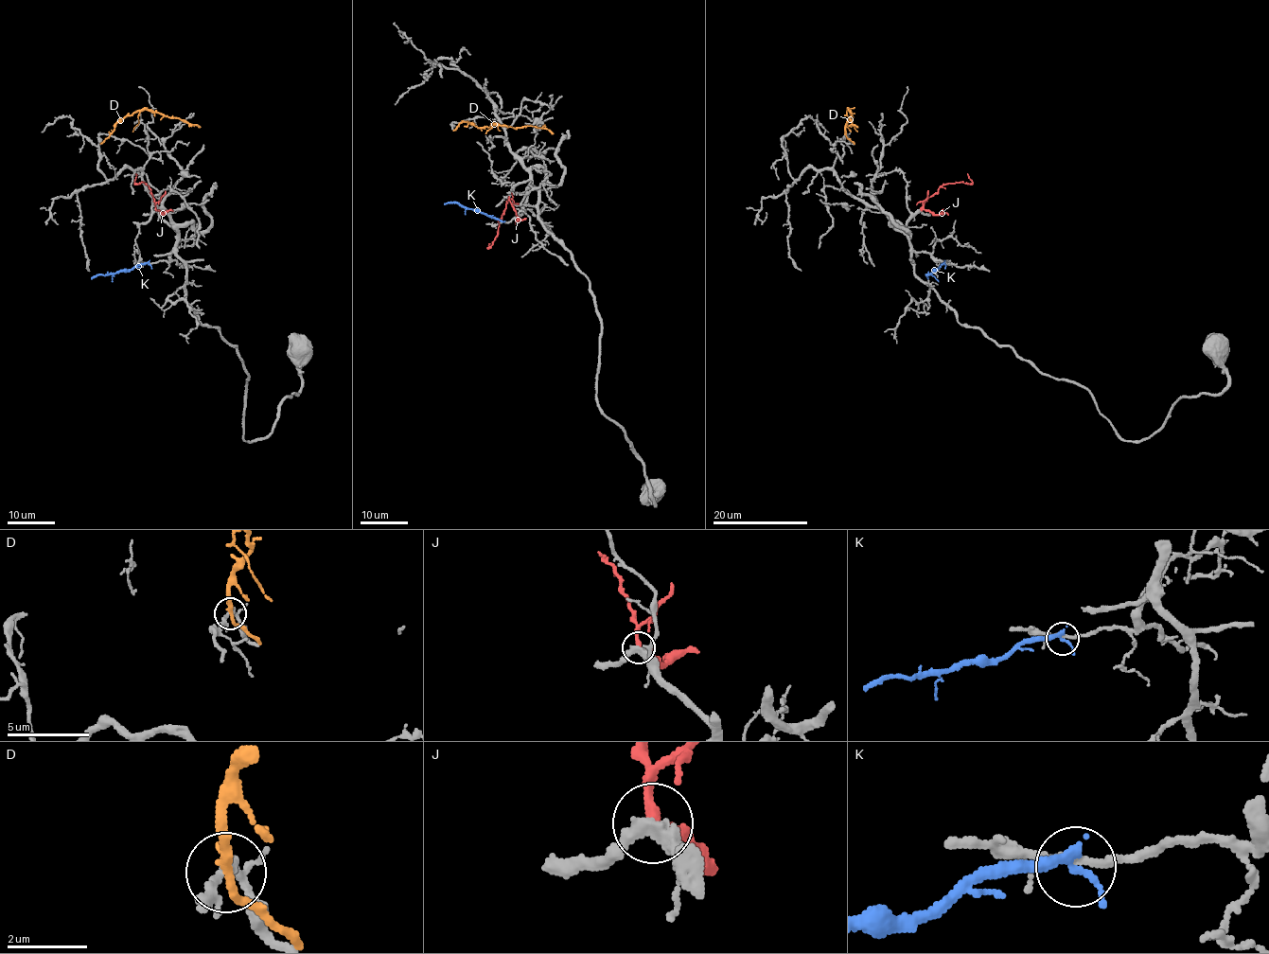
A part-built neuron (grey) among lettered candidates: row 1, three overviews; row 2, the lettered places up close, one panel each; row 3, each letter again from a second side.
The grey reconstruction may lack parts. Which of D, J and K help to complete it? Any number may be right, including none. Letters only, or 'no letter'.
J

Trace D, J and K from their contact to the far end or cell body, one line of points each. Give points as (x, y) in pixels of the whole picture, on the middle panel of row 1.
D: (462, 122), (469, 122), (479, 128), (532, 125), (548, 129), (553, 133)
J: (508, 196), (499, 221), (499, 234), (488, 248), (488, 243)
K: (501, 221), (457, 203), (444, 204)

